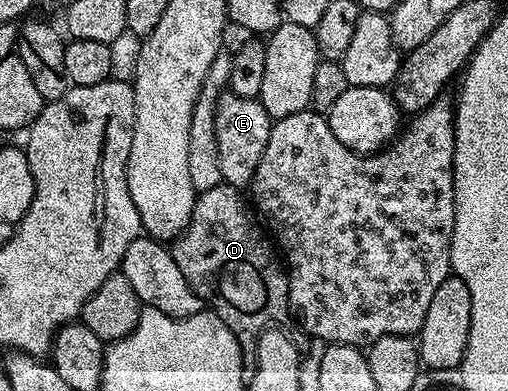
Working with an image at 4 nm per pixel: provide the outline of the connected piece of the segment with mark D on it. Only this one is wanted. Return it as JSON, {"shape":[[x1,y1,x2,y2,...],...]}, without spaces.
{"shape":[[224,181,213,189,200,192,191,213,191,221,184,231,172,240,171,250,175,265,179,265,179,269,183,269,183,277,187,277,187,285,191,285,191,289,195,289,198,297,205,300,213,314,225,322,231,333,235,333,242,356,253,357,257,353,258,335,270,325,280,324,280,319,285,314,290,314,289,277,270,236,263,230,260,222,257,224,253,220,254,212,247,199,245,204,241,195,244,194,238,188]]}

